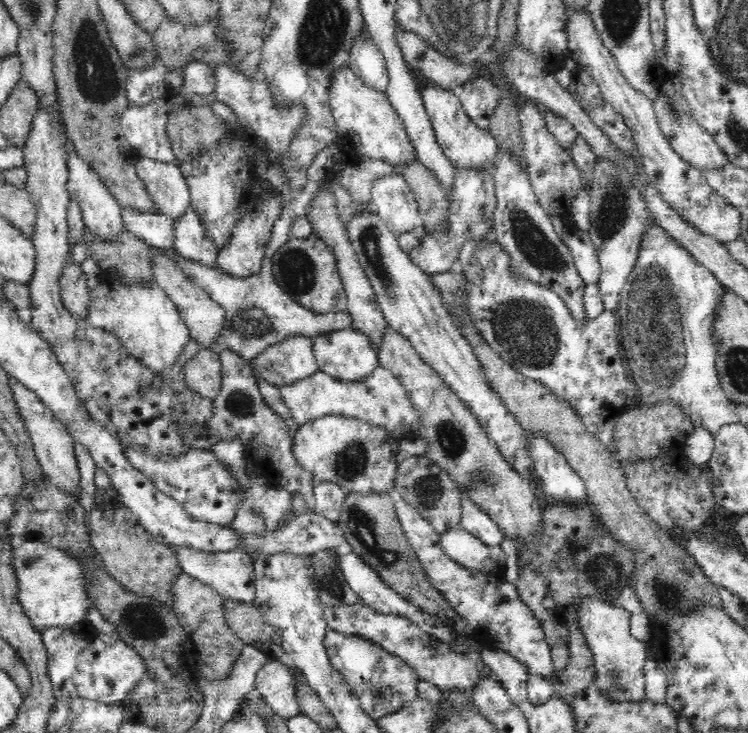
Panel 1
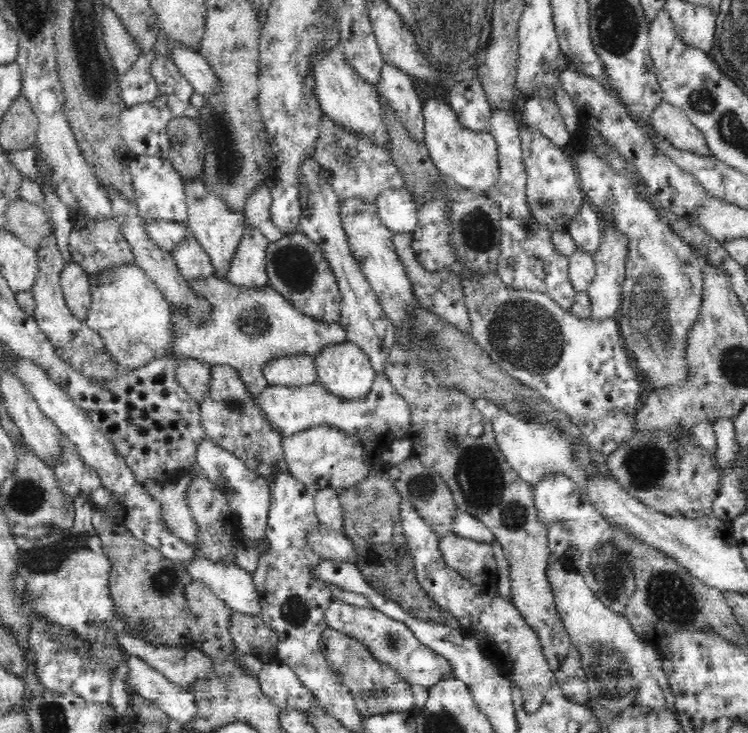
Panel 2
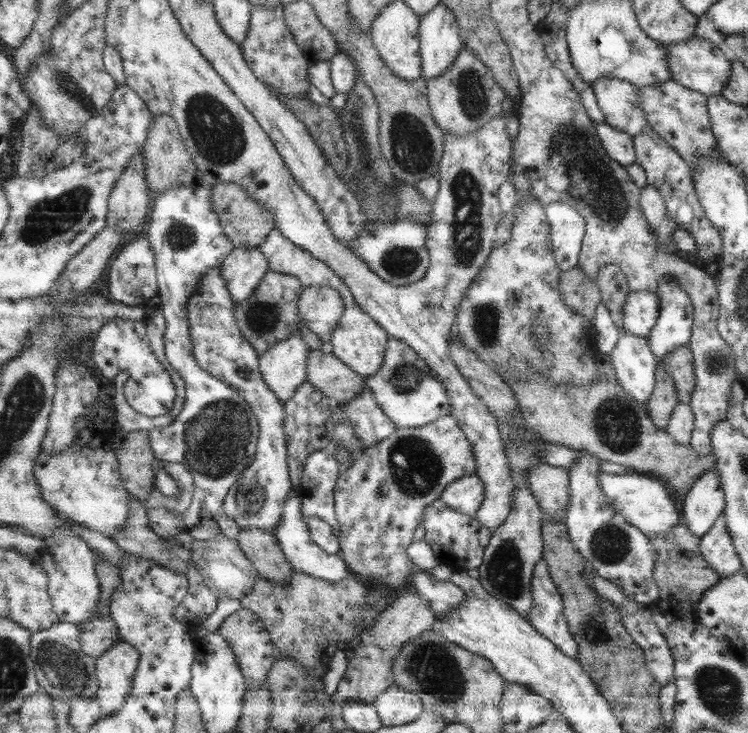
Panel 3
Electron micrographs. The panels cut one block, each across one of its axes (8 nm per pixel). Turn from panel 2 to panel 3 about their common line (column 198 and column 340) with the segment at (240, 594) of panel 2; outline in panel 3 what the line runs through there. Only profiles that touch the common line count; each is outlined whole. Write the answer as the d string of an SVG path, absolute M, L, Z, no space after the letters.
M290 490L287 498L281 504L280 519L274 528L274 539L277 546L282 550L284 557L288 560L292 570L304 572L313 578L319 578L327 582L345 581L350 576L348 567L344 560L338 554L327 554L321 550L316 544L311 542L307 525L305 524L305 516L301 511L301 502L305 500L299 494L299 491Z

